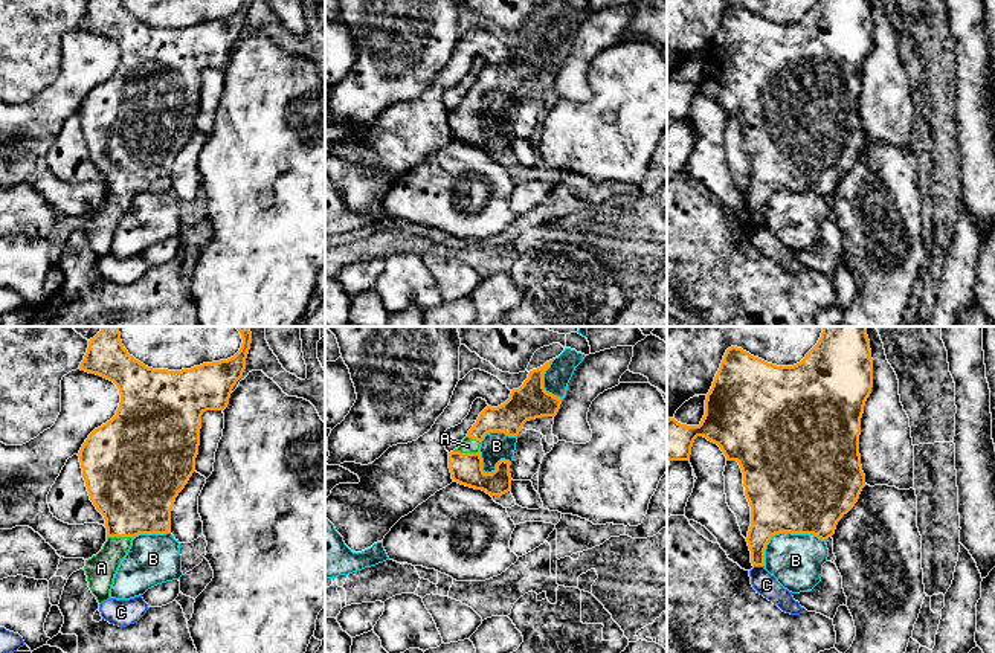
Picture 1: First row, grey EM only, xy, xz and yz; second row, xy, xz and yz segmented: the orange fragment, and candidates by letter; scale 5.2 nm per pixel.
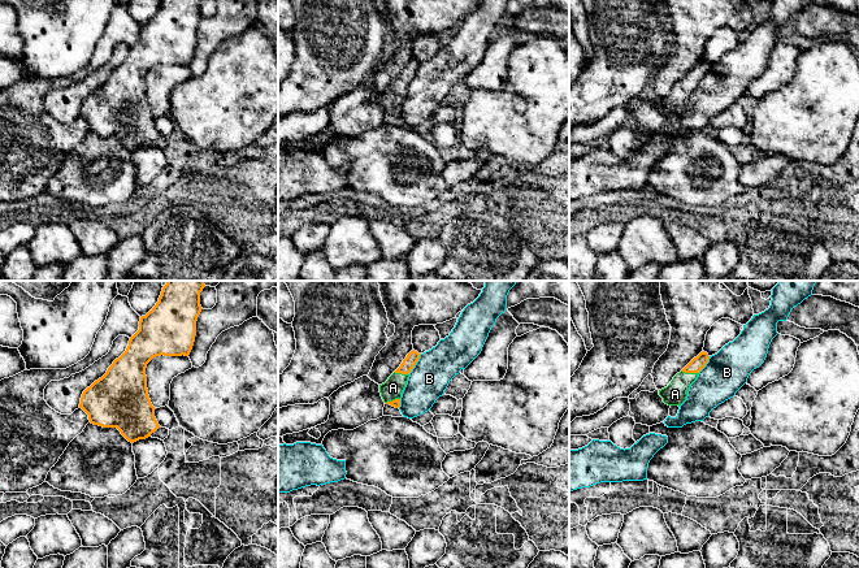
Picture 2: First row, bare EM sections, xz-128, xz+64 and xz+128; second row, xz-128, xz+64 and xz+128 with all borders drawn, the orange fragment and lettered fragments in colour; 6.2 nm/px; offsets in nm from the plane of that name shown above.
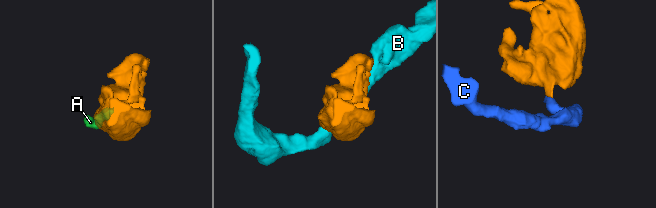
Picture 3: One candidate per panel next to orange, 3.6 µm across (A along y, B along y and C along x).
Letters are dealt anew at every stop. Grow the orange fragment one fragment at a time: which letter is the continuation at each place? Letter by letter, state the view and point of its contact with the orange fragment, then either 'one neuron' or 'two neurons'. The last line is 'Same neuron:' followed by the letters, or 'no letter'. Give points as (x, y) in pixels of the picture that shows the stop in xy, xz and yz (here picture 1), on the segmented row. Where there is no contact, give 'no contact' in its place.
A: meets orange in xy at (119, 536); one neuron
B: meets orange in yz at (783, 531); two neurons
C: meets orange in yz at (759, 565); two neurons
Same neuron: A

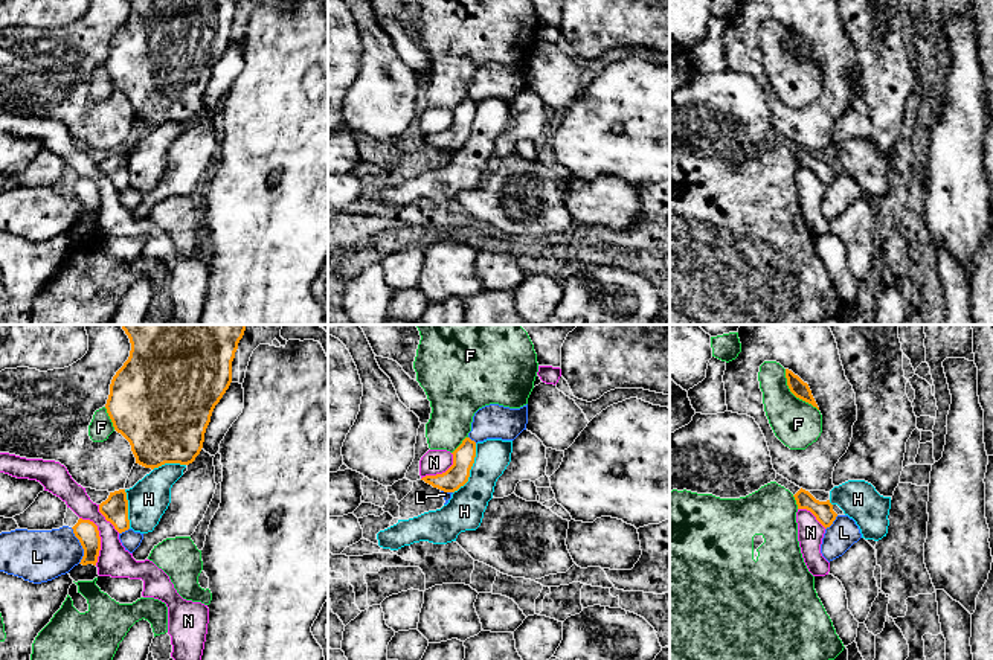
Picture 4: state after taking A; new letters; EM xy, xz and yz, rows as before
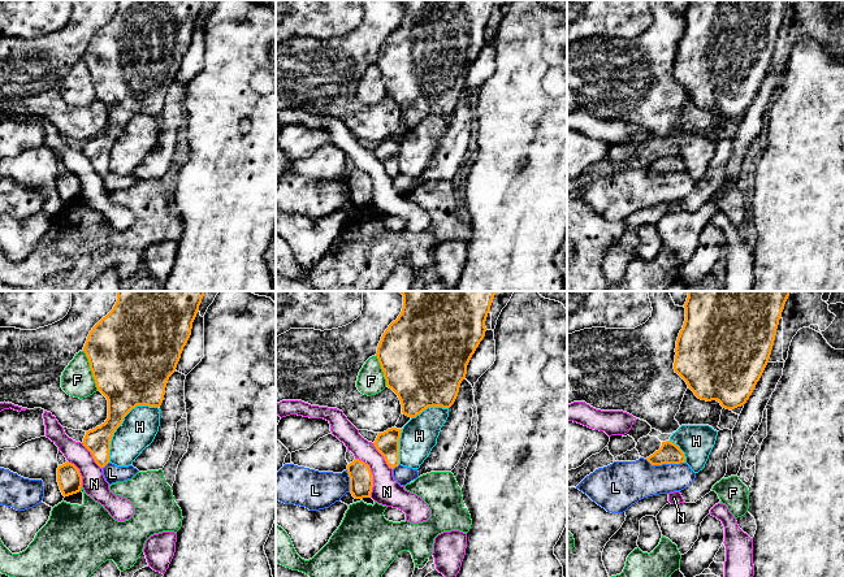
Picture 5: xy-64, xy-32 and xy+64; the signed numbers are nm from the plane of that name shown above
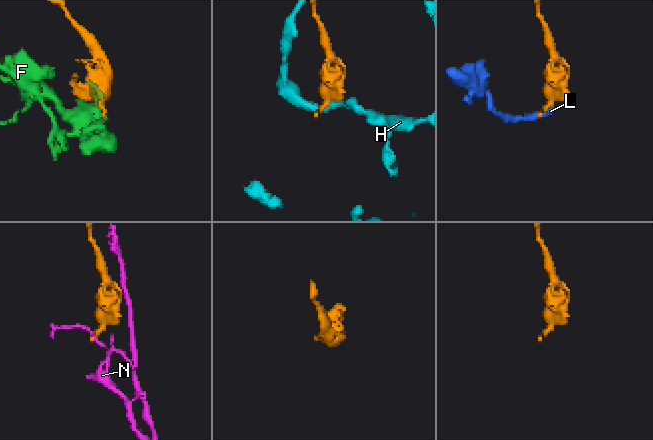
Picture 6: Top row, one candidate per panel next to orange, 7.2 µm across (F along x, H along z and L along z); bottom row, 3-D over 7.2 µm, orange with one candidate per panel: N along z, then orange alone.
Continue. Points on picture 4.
F: meets orange in yz at (793, 394); two neurons
H: meets orange in xz at (470, 468); two neurons
L: meets orange in xy at (81, 544); two neurons
N: meets orange in xy at (99, 537); two neurons
Same neuron: no letter

